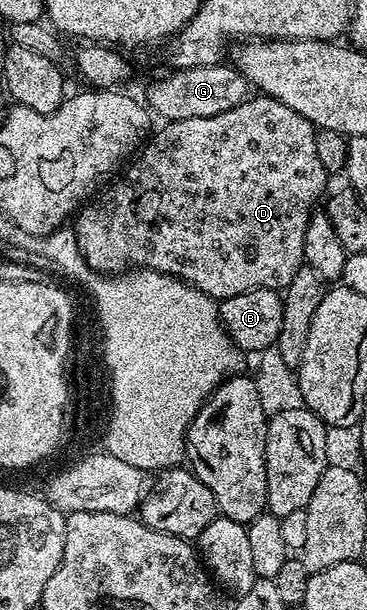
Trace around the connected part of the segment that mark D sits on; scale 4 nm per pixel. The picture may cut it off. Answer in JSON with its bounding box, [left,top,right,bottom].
[74,95,329,299]

